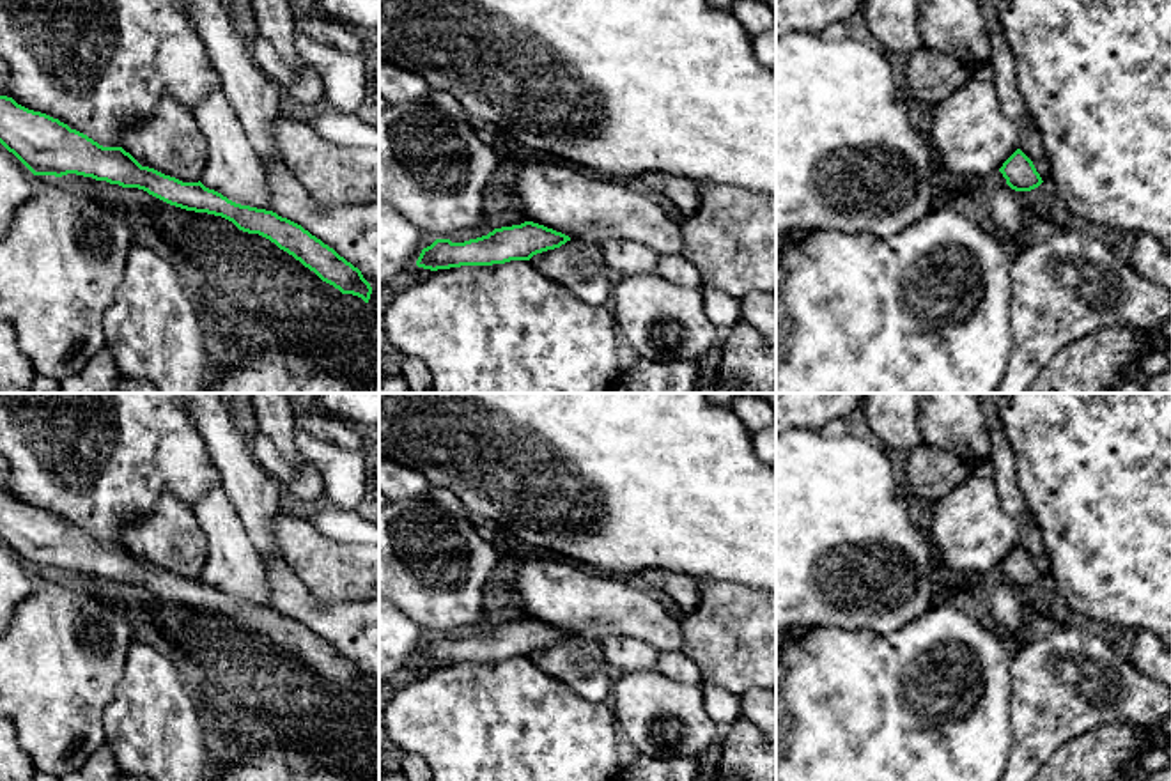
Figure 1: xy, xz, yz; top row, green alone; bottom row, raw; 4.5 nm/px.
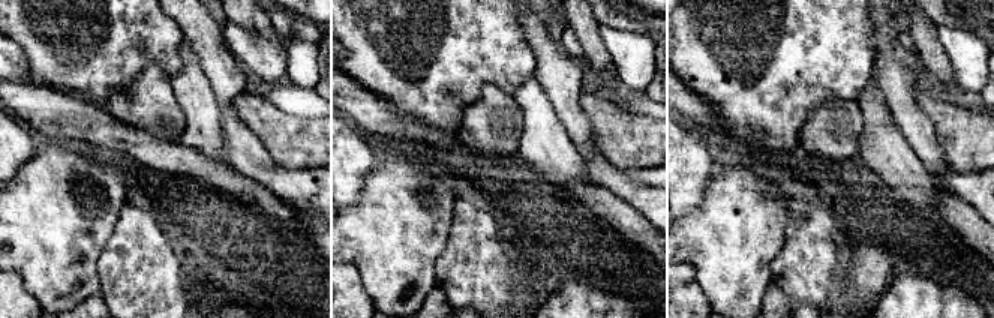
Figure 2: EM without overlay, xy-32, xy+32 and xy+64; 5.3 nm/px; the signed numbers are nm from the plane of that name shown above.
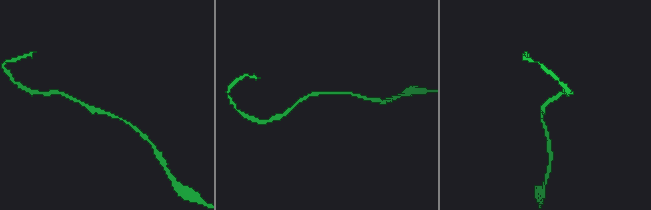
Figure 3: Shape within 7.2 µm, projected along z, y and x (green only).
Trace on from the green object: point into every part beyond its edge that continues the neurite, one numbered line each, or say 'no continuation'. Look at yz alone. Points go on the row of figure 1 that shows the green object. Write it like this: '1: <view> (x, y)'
no continuation

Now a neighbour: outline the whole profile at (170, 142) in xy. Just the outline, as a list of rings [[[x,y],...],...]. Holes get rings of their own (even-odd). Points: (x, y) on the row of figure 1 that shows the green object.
[[[168,94],[149,119],[126,128],[120,142],[142,166],[182,182],[198,182],[207,163],[207,142],[193,113]]]

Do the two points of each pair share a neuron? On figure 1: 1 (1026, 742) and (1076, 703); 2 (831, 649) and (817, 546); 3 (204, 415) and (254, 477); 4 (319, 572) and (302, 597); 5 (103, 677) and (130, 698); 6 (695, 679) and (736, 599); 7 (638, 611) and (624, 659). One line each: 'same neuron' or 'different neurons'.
1: same neuron
2: different neurons
3: same neuron
4: different neurons
5: different neurons
6: different neurons
7: different neurons

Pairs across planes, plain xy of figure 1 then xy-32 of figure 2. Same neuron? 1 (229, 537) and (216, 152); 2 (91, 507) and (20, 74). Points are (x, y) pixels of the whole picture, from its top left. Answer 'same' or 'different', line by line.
1: same
2: different

